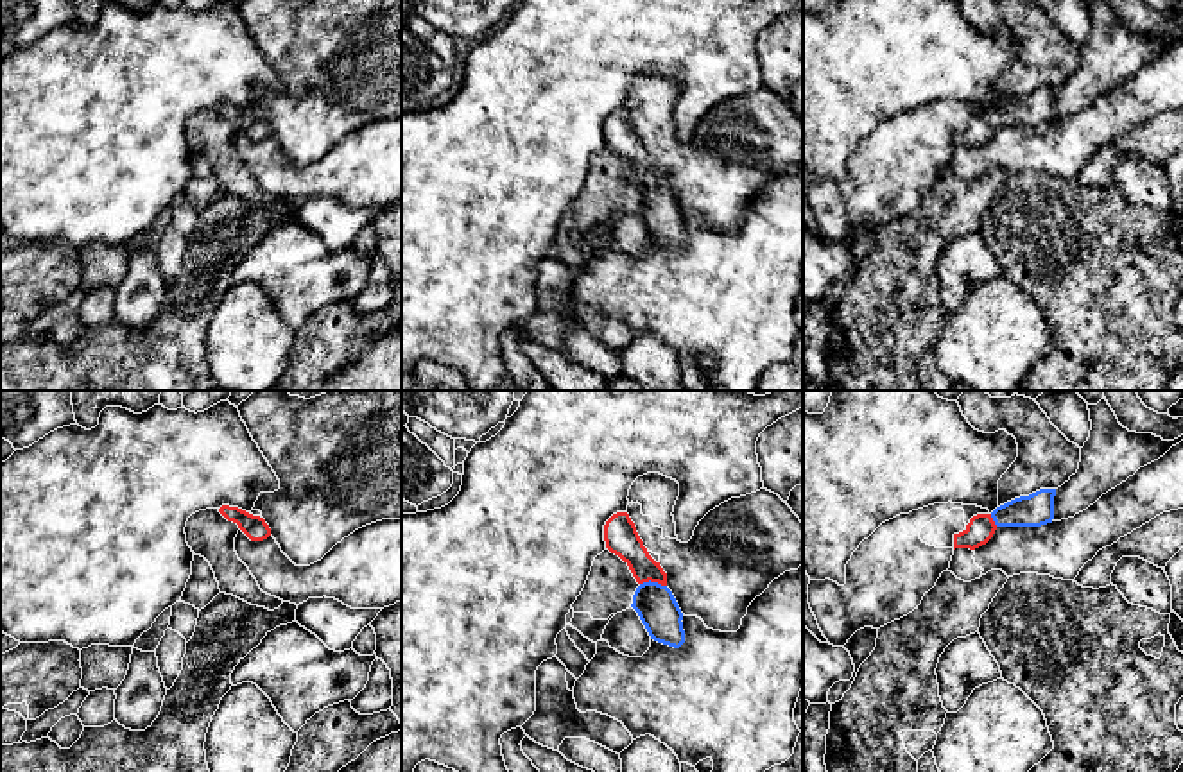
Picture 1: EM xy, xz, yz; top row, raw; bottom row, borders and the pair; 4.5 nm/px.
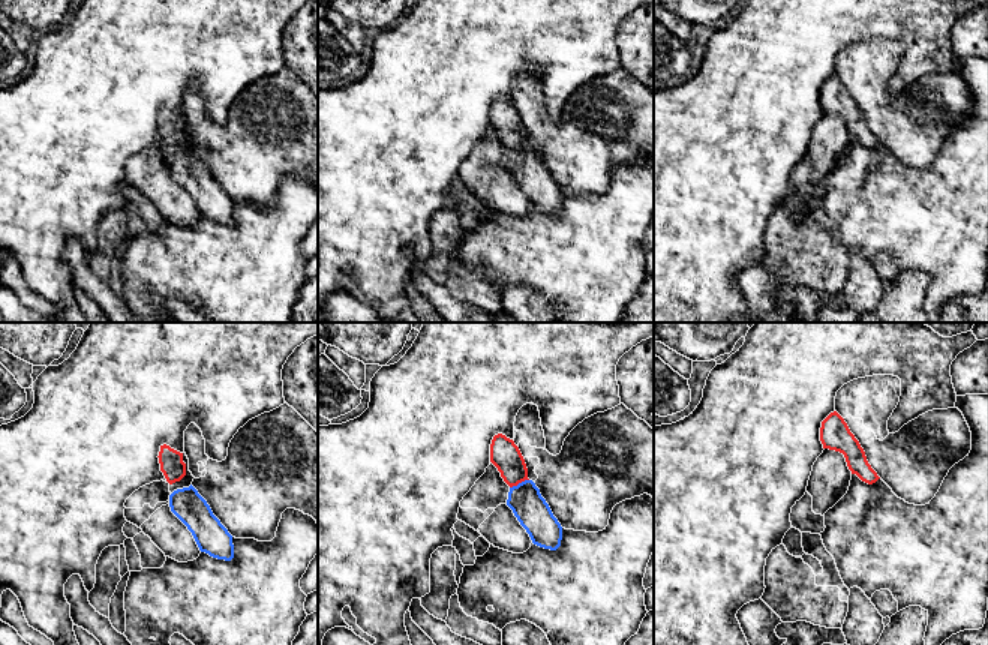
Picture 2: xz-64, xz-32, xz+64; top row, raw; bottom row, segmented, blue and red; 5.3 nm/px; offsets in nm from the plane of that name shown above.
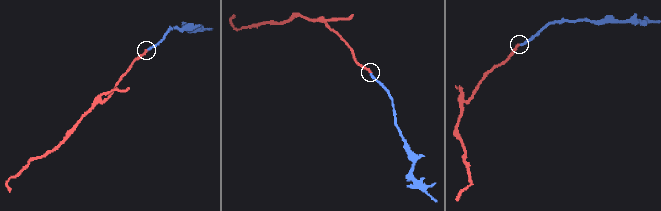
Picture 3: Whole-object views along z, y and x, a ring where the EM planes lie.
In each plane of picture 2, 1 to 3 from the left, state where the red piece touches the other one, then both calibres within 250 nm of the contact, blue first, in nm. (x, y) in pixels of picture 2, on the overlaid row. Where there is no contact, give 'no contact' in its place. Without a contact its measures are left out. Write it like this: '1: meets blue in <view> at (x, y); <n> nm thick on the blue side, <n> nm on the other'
1: no contact
2: meets blue in xz-32 at (519, 483); 180 nm thick on the blue side, 160 nm on the other
3: no contact

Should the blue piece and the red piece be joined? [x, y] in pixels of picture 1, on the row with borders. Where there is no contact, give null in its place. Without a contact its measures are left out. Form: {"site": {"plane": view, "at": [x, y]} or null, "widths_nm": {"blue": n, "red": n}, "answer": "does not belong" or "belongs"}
{"site": {"plane": "xz", "at": [653, 583]}, "widths_nm": {"blue": 180, "red": 150}, "answer": "belongs"}

